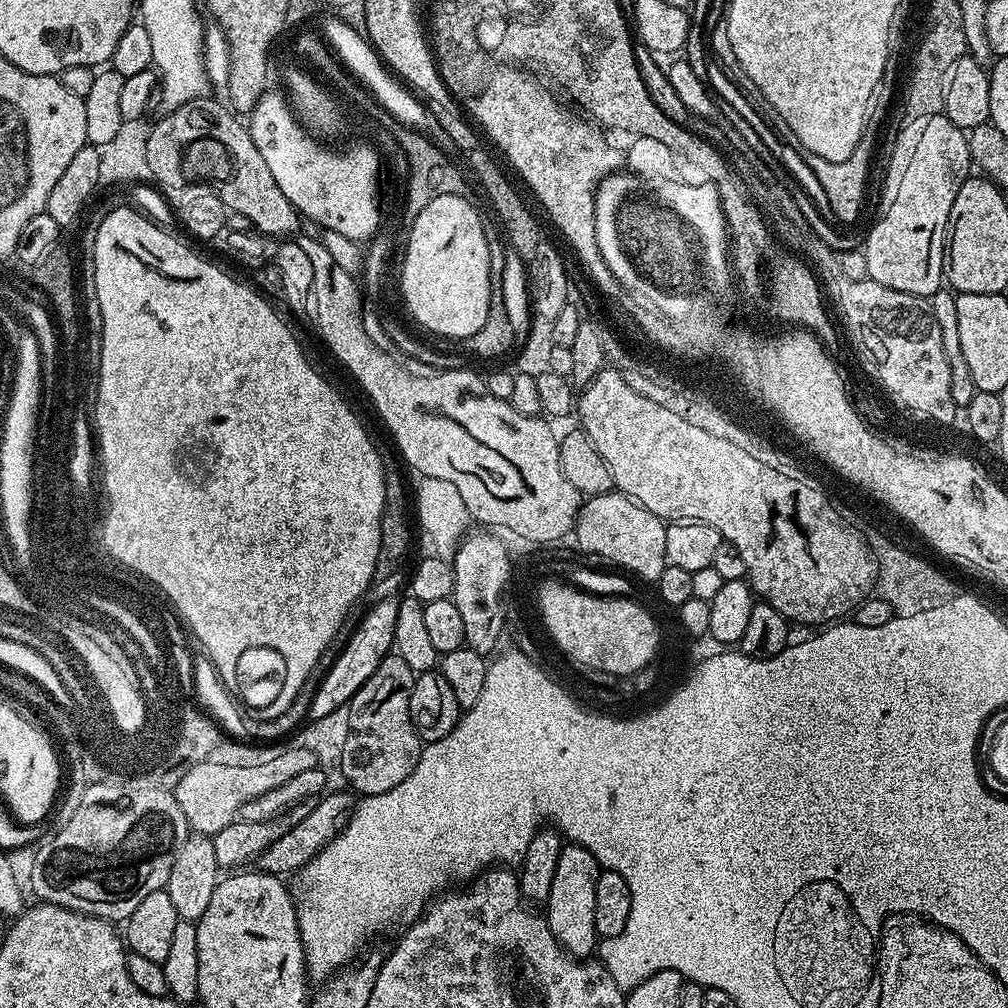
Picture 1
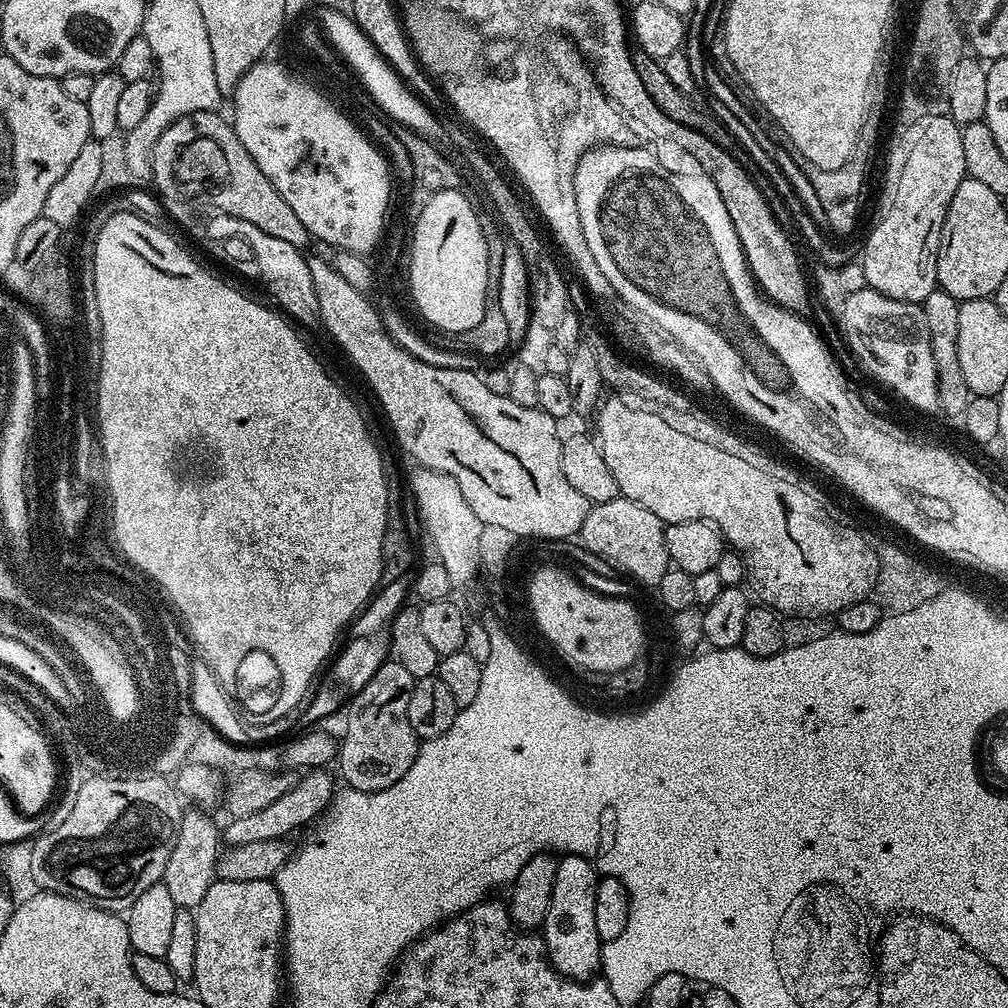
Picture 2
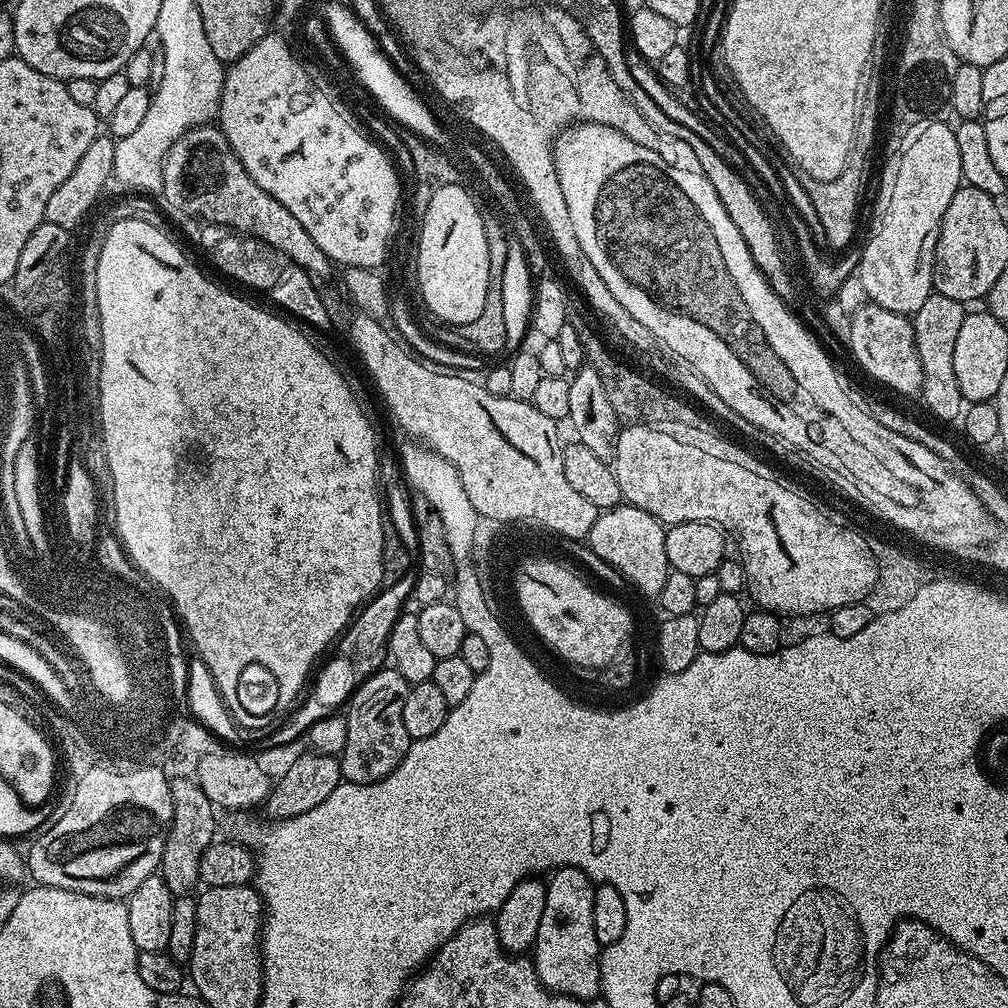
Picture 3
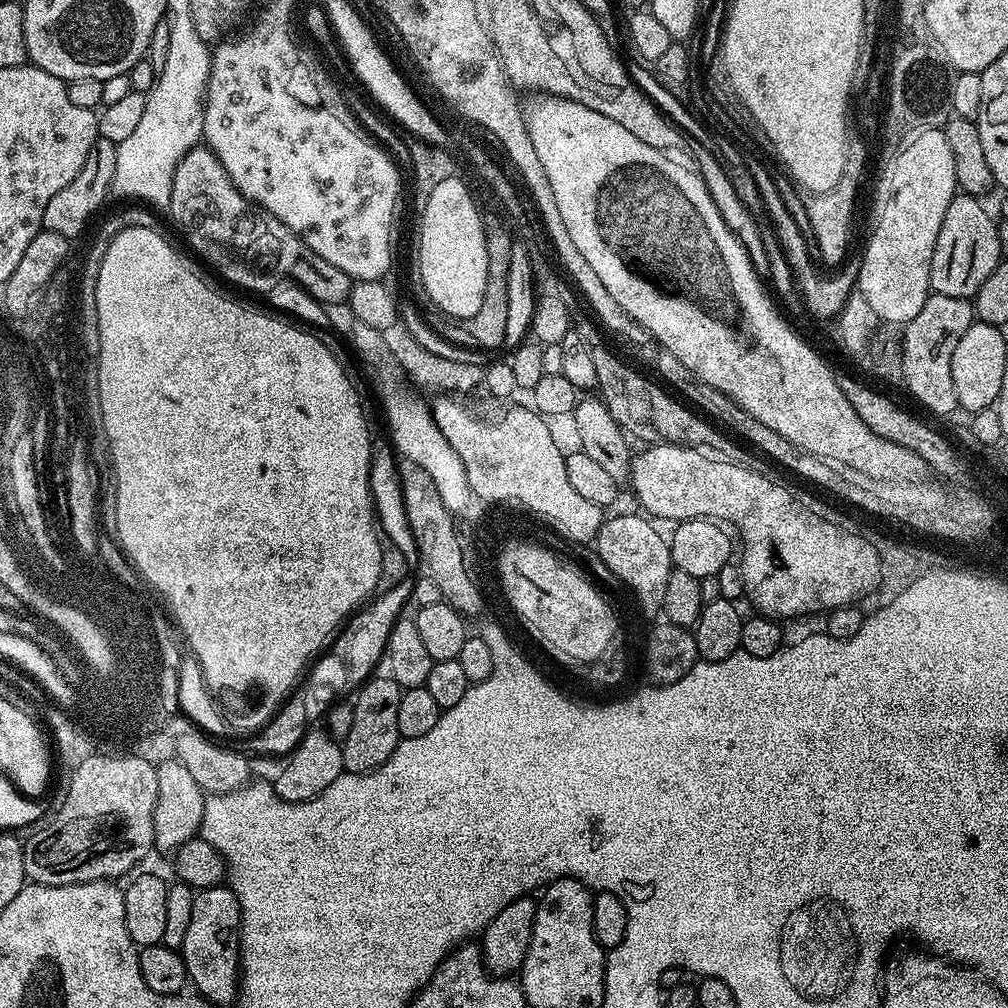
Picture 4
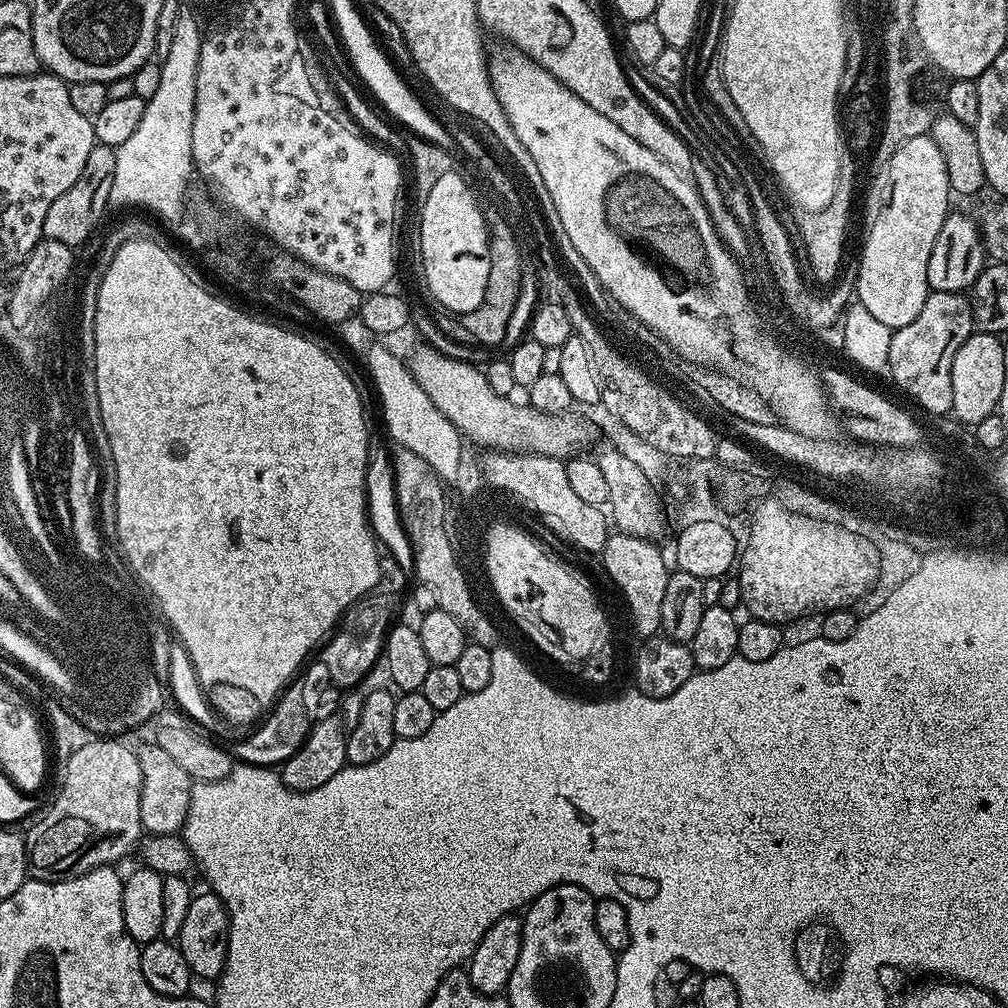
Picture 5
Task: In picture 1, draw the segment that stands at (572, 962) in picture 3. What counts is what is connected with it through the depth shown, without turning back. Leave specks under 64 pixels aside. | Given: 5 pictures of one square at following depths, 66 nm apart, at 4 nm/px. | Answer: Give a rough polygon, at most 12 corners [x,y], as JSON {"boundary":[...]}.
{"boundary":[[581,844],[560,849],[546,919],[565,952],[597,951],[599,862]]}

